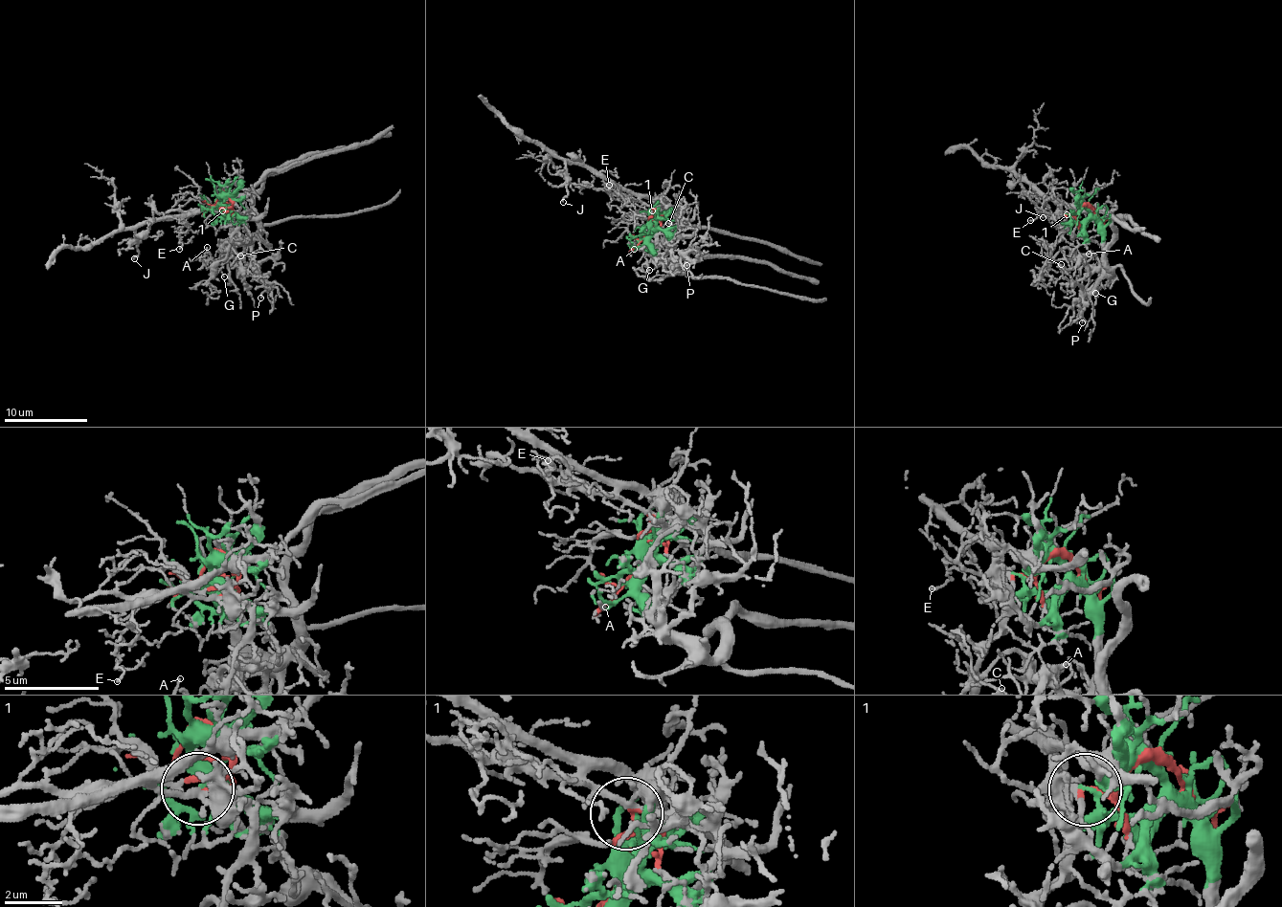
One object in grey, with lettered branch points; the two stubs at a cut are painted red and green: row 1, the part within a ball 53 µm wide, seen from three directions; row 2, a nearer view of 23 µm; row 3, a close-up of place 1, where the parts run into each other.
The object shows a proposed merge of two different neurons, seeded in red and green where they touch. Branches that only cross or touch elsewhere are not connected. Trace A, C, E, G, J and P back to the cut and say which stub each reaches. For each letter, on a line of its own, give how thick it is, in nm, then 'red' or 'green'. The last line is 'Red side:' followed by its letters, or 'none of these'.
A: 140 nm | green
C: 150 nm | green
E: 110 nm | red
G: 120 nm | green
J: 150 nm | red
P: 60 nm | green
Red side: E, J

